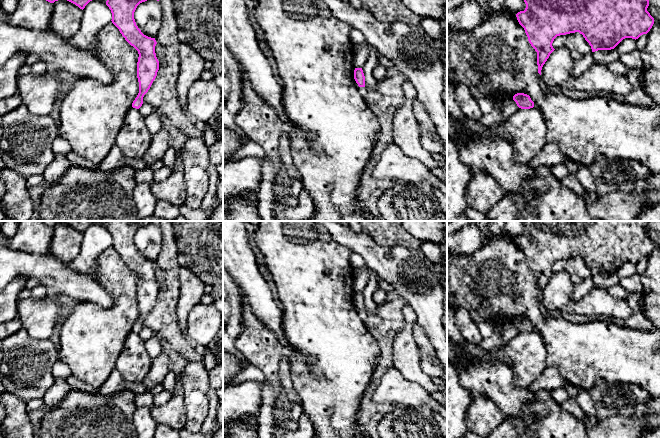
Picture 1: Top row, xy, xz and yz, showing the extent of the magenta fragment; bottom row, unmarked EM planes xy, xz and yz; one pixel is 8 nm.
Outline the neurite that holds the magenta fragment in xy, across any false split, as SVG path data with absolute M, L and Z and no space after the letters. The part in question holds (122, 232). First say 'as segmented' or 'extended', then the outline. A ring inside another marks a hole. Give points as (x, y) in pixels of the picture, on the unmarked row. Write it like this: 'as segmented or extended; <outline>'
as segmented; M107 221L106 225L112 237L112 247L139 278L137 286L139 317L132 327L132 331L136 333L142 330L143 321L150 313L159 294L159 285L155 277L157 266L155 262L144 259L134 243L137 230L149 223L159 225L159 221Z

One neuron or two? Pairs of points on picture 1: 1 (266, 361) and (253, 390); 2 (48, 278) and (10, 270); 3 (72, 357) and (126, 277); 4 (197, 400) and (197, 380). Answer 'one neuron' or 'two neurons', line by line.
1: two neurons
2: one neuron
3: one neuron
4: one neuron

